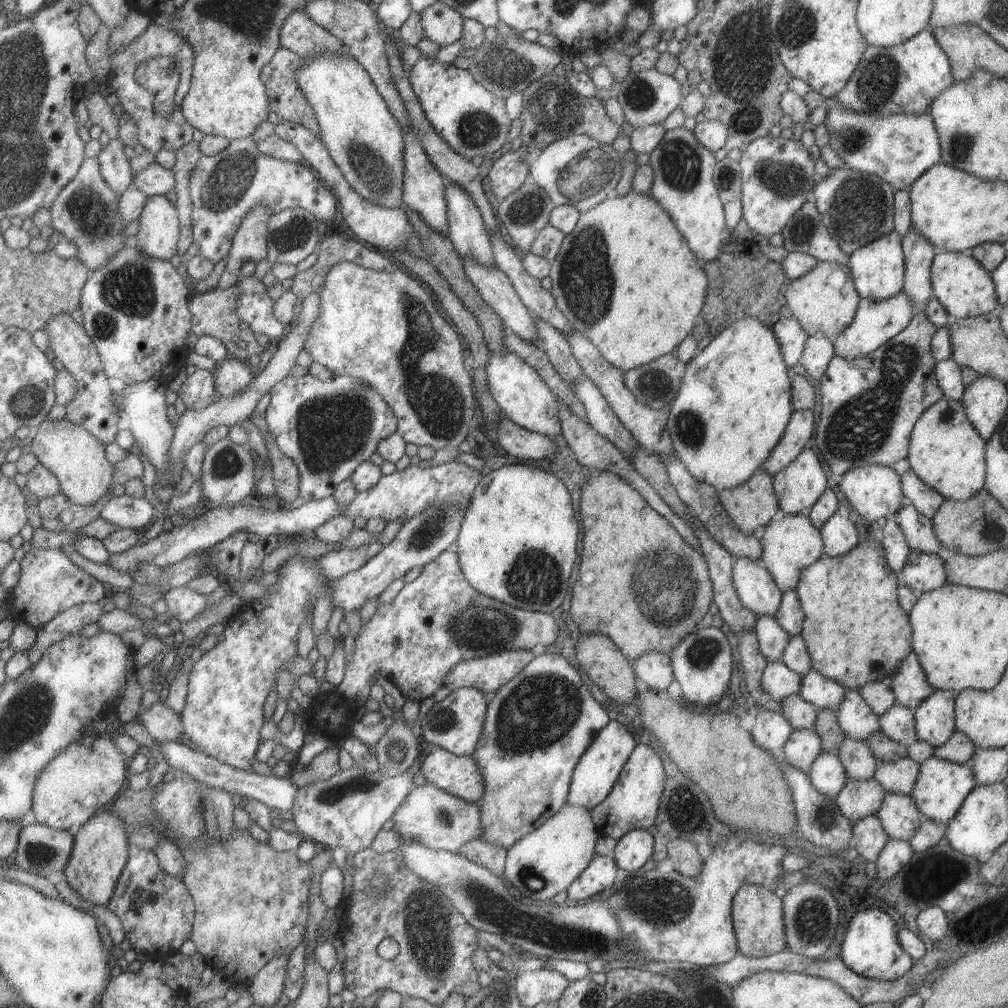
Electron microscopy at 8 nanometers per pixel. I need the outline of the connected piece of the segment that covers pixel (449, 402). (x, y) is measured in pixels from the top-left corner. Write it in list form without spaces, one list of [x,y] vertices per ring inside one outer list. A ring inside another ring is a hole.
[[[341,261],[334,264],[328,272],[325,279],[325,286],[320,292],[322,298],[322,313],[320,319],[314,324],[312,333],[309,335],[305,349],[311,354],[311,359],[325,366],[333,375],[349,375],[361,379],[365,384],[376,389],[384,401],[389,405],[391,411],[397,419],[396,431],[401,435],[401,438],[407,443],[415,444],[418,447],[427,445],[437,449],[455,450],[468,436],[471,428],[479,423],[479,412],[477,408],[476,396],[472,385],[471,371],[468,366],[468,360],[463,354],[461,342],[457,332],[445,322],[445,318],[439,315],[435,310],[433,302],[429,296],[425,294],[423,286],[417,282],[417,279],[407,272],[401,272],[400,269],[395,269],[393,272],[386,273],[373,269],[363,268],[361,265]]]

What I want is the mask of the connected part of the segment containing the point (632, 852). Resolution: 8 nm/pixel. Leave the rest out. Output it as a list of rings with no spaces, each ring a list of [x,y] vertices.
[[[633,829],[616,840],[612,858],[617,867],[627,872],[635,872],[647,862],[651,854],[653,854],[651,833],[648,830]]]

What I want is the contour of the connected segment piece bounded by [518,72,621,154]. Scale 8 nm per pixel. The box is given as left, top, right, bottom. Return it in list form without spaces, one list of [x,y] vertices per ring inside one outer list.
[[[545,73],[523,90],[522,110],[518,117],[522,124],[522,144],[536,154],[550,142],[569,135],[587,135],[600,143],[611,145],[621,131],[619,126],[607,117],[603,105],[601,99],[577,94],[563,75]]]

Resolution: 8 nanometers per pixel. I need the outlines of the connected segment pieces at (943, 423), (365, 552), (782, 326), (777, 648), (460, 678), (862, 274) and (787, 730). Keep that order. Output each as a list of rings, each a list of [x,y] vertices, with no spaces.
[[[941,397],[915,421],[906,459],[910,469],[943,498],[964,501],[984,486],[984,440],[967,420],[962,402]]]
[[[371,540],[366,544],[353,547],[351,550],[328,551],[317,558],[318,565],[321,565],[322,573],[326,579],[339,579],[341,575],[345,575],[349,571],[361,568],[368,562],[369,558],[380,551],[381,547],[377,540]]]
[[[779,317],[770,327],[786,366],[792,367],[800,360],[807,340],[806,332],[799,326],[795,317]]]
[[[757,617],[754,626],[758,649],[768,663],[780,662],[781,655],[788,645],[789,636],[780,624],[771,617]]]
[[[507,649],[487,656],[462,660],[454,664],[443,677],[442,684],[447,690],[454,691],[469,687],[489,697],[502,684],[511,680],[529,660],[533,660],[529,649]]]
[[[893,229],[875,240],[861,245],[848,256],[847,265],[860,298],[880,301],[891,298],[902,290],[905,263],[901,239],[898,232]]]
[[[759,710],[755,723],[748,732],[755,745],[767,749],[776,759],[782,754],[782,748],[793,729],[782,713]]]

